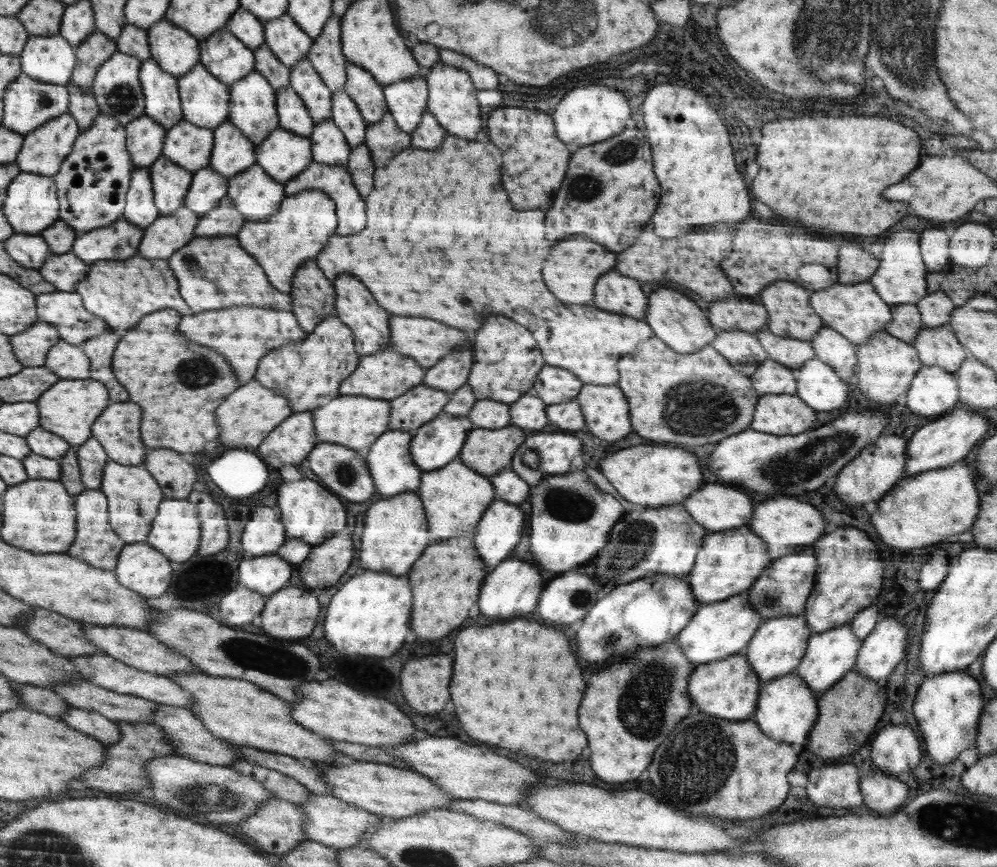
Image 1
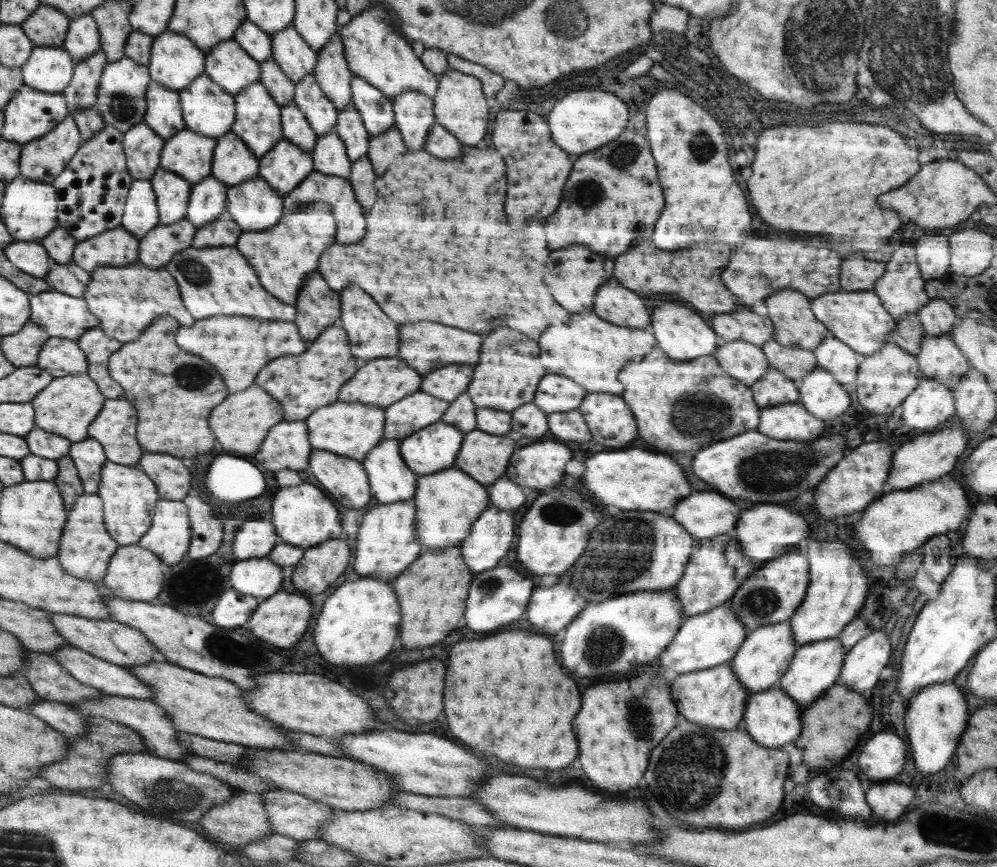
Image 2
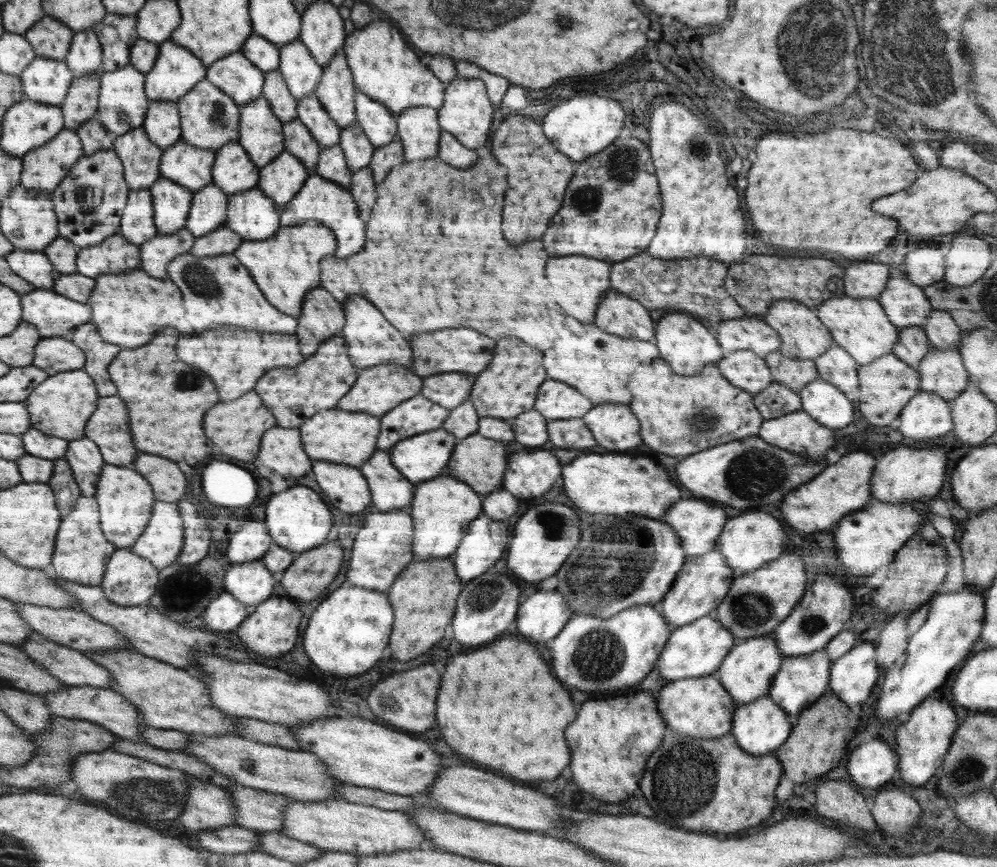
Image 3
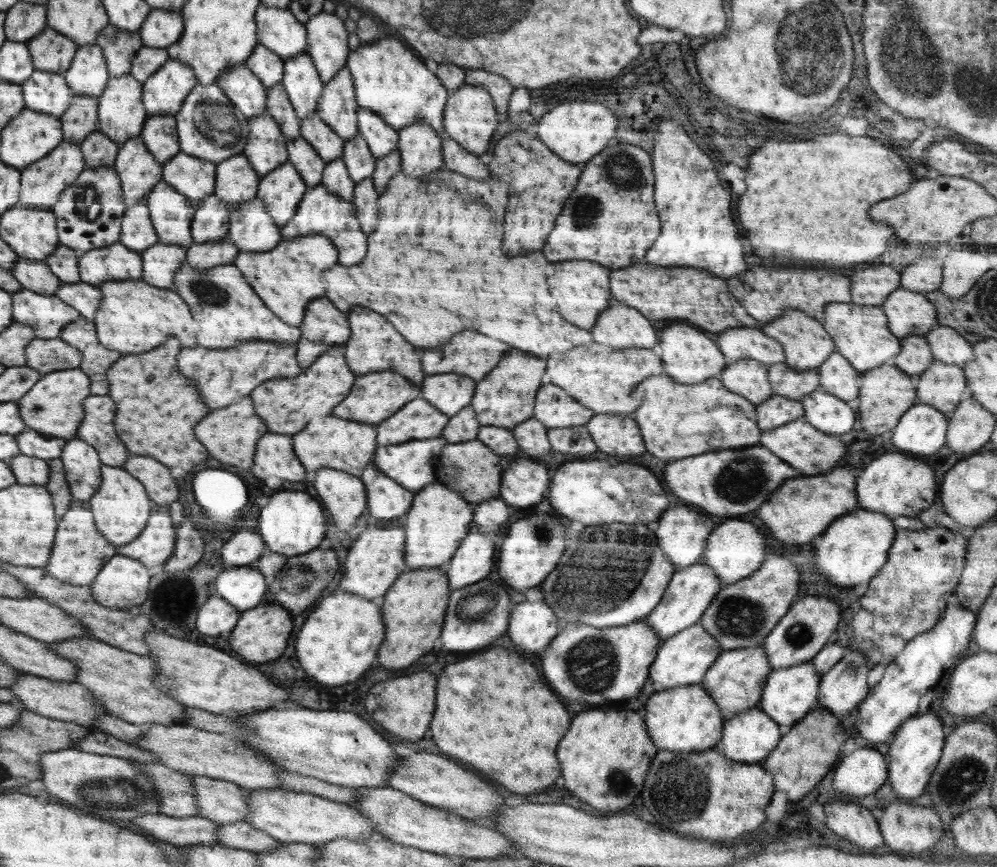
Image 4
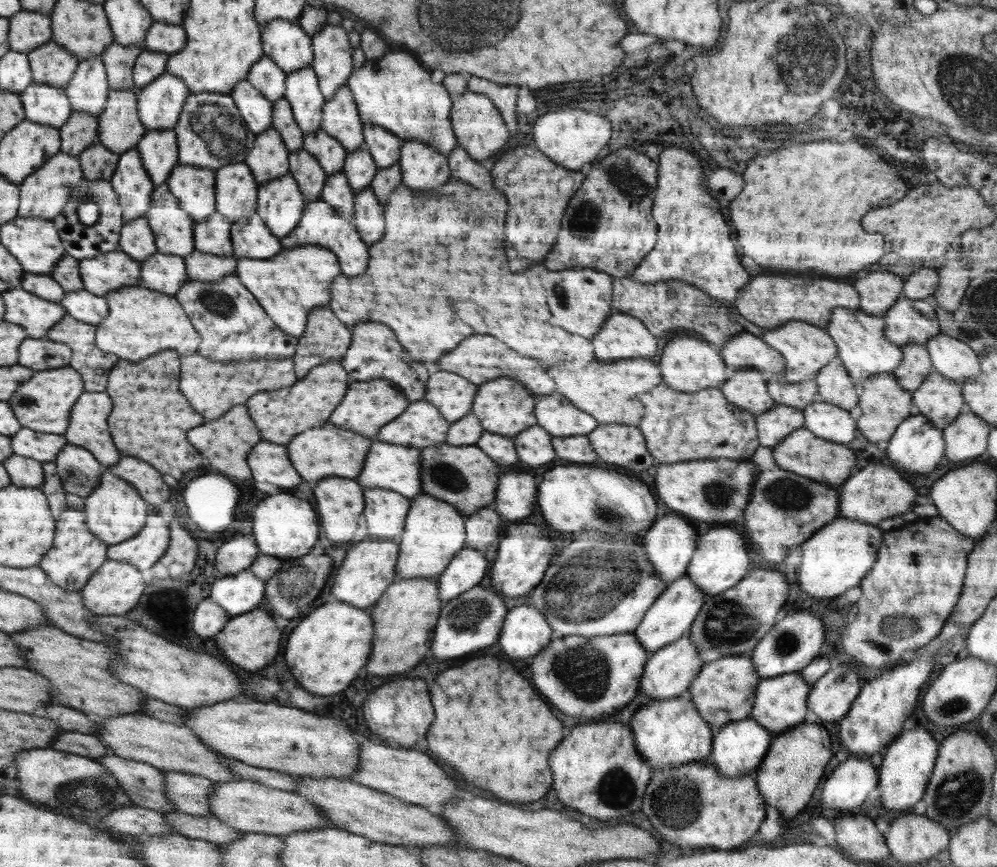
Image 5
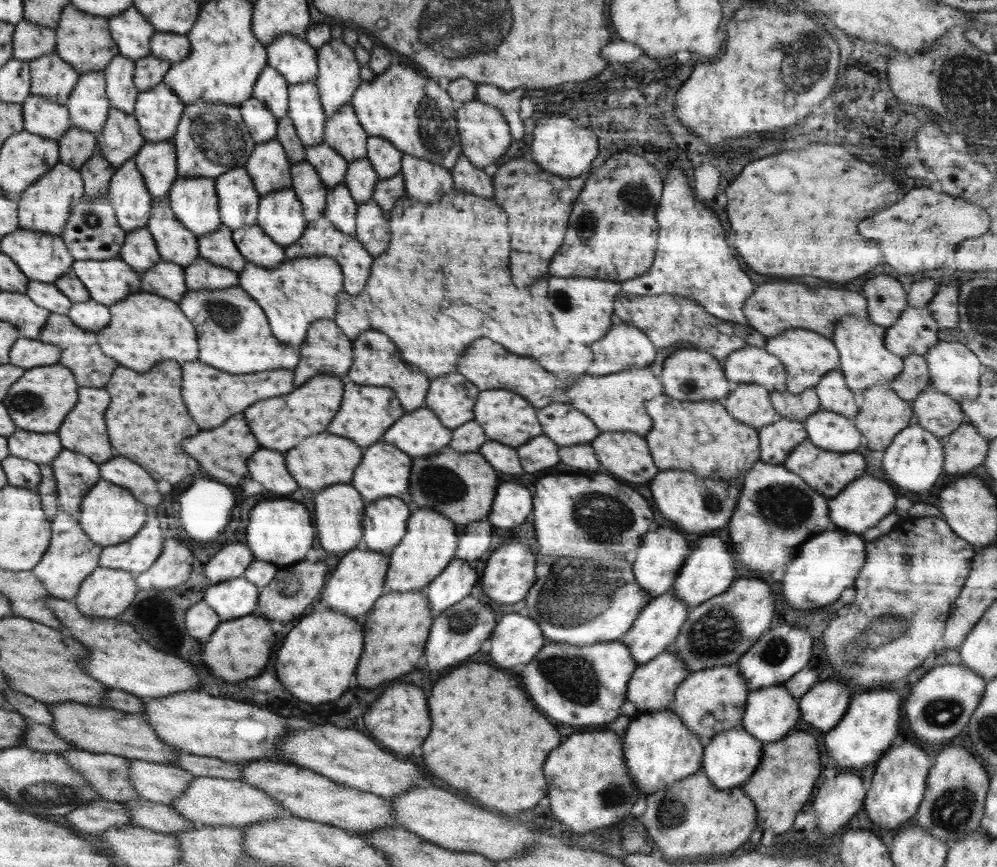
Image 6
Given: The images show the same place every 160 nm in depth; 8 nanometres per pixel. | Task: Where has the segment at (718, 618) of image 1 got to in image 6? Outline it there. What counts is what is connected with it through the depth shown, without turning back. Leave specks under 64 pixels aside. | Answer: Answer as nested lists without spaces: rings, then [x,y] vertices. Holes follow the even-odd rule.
[[[672,649],[662,652],[644,665],[637,665],[627,686],[627,700],[636,704],[636,713],[629,717],[634,719],[640,714],[670,708],[678,685],[690,675],[687,670],[689,668],[686,663],[683,663],[680,656],[676,656]]]

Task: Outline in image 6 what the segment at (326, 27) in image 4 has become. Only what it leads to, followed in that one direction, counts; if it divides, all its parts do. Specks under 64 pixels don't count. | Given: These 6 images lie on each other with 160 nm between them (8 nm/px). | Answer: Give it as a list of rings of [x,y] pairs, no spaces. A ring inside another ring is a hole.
[[[331,39],[317,50],[319,74],[315,83],[320,89],[325,116],[333,117],[340,108],[352,103],[359,90],[360,68],[354,50],[342,40]]]

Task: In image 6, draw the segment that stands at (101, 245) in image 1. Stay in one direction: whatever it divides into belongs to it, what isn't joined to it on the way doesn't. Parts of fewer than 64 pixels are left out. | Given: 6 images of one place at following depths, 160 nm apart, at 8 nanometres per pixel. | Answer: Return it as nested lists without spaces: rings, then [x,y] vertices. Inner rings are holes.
[[[120,258],[78,260],[72,270],[88,289],[90,298],[104,306],[140,293],[140,276]]]

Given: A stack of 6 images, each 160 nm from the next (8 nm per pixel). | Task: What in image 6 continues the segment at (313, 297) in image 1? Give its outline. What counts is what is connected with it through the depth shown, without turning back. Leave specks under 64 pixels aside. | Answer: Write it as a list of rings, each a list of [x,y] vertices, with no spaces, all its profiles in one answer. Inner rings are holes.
[[[320,319],[314,322],[308,330],[308,338],[300,347],[300,361],[292,371],[294,389],[304,384],[308,378],[316,374],[334,374],[342,378],[348,374],[353,364],[353,343],[337,325],[335,320]]]

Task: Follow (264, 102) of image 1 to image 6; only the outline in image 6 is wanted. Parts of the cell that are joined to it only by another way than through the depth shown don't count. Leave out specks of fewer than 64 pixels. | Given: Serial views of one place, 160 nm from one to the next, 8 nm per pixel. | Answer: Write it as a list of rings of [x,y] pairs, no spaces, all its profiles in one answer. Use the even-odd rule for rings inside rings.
[[[278,139],[255,145],[245,164],[258,192],[263,195],[292,188],[292,163]]]

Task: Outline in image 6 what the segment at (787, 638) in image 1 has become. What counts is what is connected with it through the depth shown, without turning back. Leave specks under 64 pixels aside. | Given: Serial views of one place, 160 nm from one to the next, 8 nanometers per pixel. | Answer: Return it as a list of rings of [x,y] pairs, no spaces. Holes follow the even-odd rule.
[[[737,663],[693,672],[678,685],[670,710],[700,739],[709,741],[721,732],[739,726],[746,710],[749,688]]]

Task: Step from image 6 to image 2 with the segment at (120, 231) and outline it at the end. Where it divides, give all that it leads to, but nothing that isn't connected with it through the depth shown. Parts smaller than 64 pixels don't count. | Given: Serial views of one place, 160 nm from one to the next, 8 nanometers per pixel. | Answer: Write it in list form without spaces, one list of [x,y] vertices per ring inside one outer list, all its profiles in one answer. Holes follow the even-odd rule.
[[[106,125],[84,141],[51,185],[57,192],[57,223],[77,241],[92,239],[121,226],[124,201],[133,178],[124,151],[124,133]]]

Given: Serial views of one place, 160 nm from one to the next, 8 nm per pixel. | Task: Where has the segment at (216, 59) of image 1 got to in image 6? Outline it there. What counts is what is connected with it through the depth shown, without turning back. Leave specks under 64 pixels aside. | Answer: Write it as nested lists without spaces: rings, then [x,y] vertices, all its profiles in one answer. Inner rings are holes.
[[[250,98],[239,108],[256,144],[274,139],[277,135],[277,118],[256,98]]]

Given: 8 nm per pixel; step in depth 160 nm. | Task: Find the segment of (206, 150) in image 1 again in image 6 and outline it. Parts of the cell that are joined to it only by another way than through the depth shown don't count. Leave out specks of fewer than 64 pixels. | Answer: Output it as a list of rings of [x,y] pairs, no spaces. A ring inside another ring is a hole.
[[[179,177],[169,192],[174,214],[196,236],[220,230],[220,198],[216,180],[210,177]]]

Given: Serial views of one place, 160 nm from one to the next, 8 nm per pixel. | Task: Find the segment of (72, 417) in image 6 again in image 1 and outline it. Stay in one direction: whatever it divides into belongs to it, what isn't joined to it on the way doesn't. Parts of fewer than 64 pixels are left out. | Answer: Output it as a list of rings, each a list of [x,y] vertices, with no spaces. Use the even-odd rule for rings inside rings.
[[[134,402],[112,404],[94,424],[94,438],[106,444],[110,460],[120,464],[142,464],[146,446],[140,440],[142,408]]]

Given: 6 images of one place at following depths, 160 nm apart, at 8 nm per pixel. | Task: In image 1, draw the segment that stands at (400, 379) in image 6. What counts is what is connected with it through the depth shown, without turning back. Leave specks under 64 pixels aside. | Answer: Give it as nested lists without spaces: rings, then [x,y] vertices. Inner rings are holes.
[[[338,276],[338,278],[340,280],[334,280],[334,284],[338,288],[338,314],[340,314],[340,320],[346,320],[346,324],[350,324],[350,328],[354,328],[353,336],[358,336],[358,352],[362,352],[362,356],[368,356],[368,354],[388,348],[388,344],[390,344],[390,330],[388,330],[390,314],[376,304],[376,300],[368,292],[368,288],[356,276]]]

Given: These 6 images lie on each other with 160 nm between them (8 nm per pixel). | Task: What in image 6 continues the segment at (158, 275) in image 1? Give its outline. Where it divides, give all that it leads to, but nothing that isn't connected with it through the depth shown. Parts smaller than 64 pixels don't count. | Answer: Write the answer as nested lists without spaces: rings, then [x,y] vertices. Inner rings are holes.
[[[141,292],[136,295],[130,295],[122,299],[118,304],[109,306],[111,314],[110,322],[97,333],[97,340],[100,343],[101,351],[106,356],[113,357],[126,366],[134,368],[138,372],[150,370],[154,364],[162,360],[176,360],[176,362],[192,362],[196,360],[199,354],[198,333],[195,326],[190,322],[189,317],[181,312],[180,304],[168,300],[166,297],[158,296],[149,292]]]

